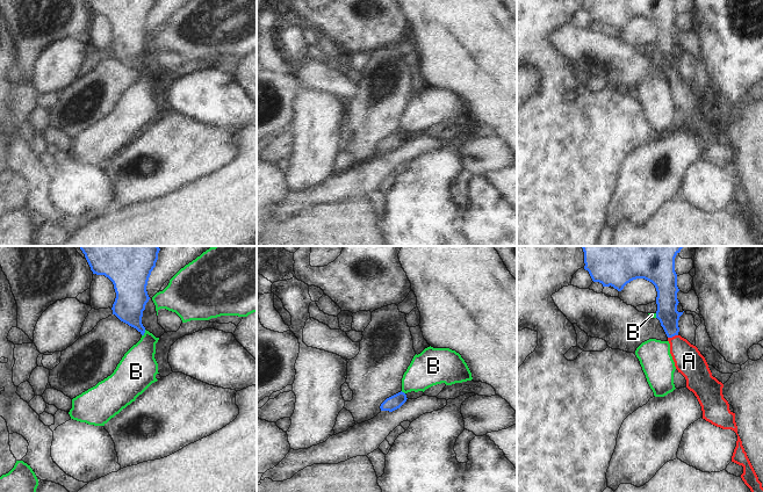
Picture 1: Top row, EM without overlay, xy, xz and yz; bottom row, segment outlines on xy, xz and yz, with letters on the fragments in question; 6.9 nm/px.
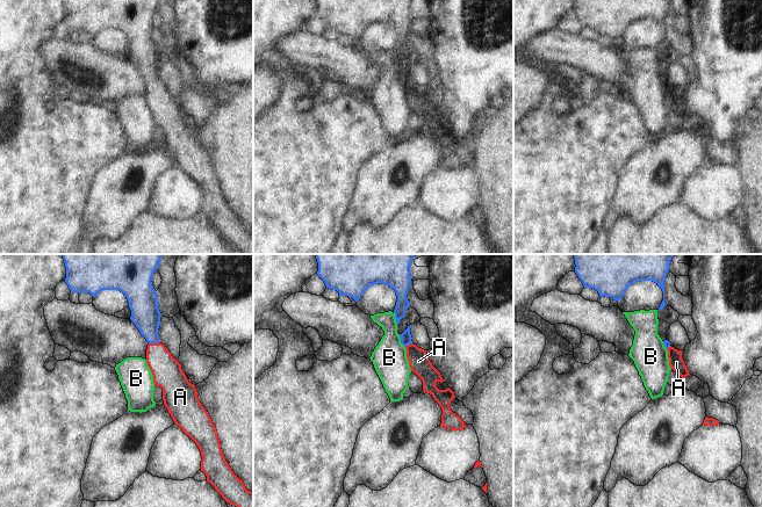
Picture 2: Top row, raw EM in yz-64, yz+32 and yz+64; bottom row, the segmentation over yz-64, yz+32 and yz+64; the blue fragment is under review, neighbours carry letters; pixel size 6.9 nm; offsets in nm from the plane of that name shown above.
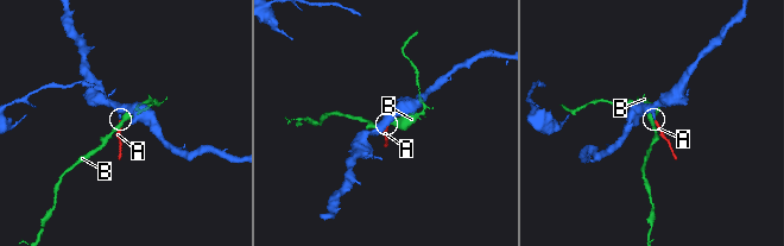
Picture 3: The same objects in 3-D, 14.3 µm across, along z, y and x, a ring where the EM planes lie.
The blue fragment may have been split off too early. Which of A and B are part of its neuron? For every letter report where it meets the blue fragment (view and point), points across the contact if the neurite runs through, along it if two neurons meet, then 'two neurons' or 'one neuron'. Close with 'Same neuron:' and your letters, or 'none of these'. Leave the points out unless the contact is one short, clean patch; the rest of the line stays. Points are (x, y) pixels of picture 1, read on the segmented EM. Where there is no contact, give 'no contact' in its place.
A: contact yz (672, 335); way yz (667, 301), (667, 313), (672, 335), (689, 361); one neuron
B: contact xy (144, 332); two neurons
Same neuron: A

